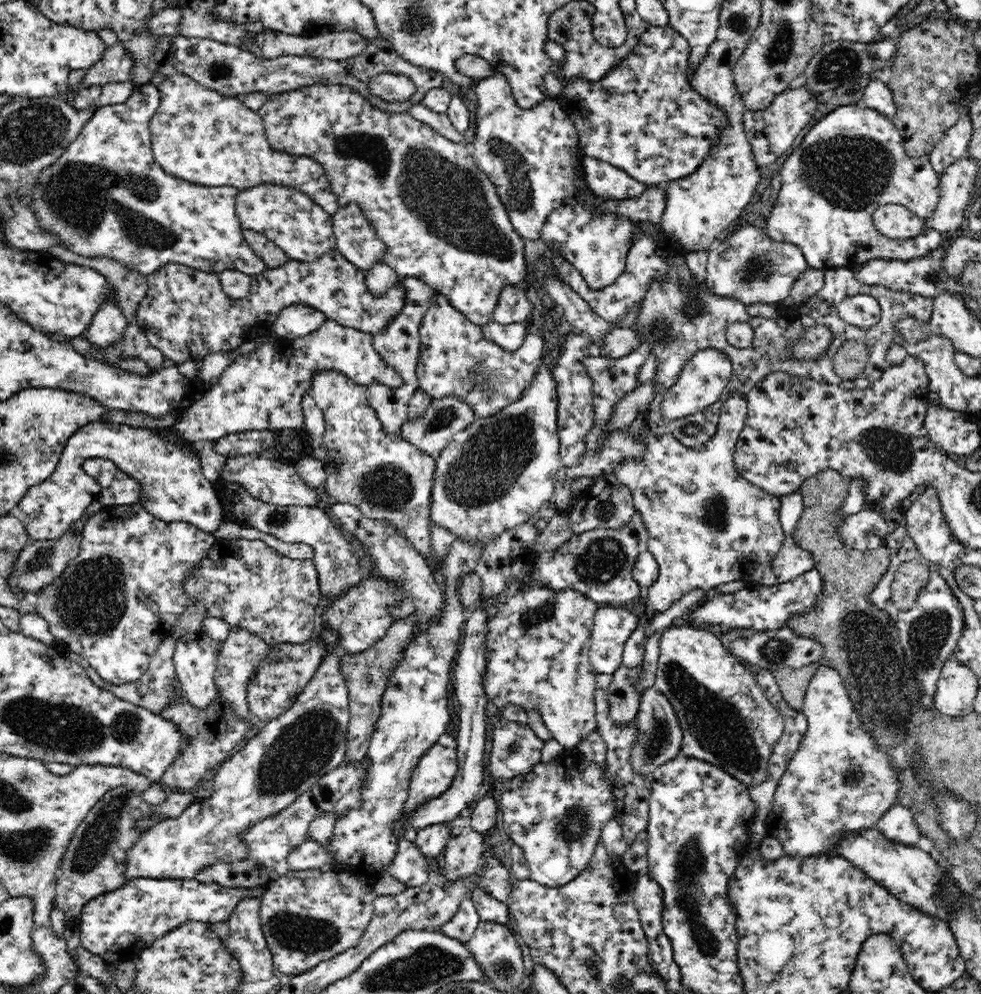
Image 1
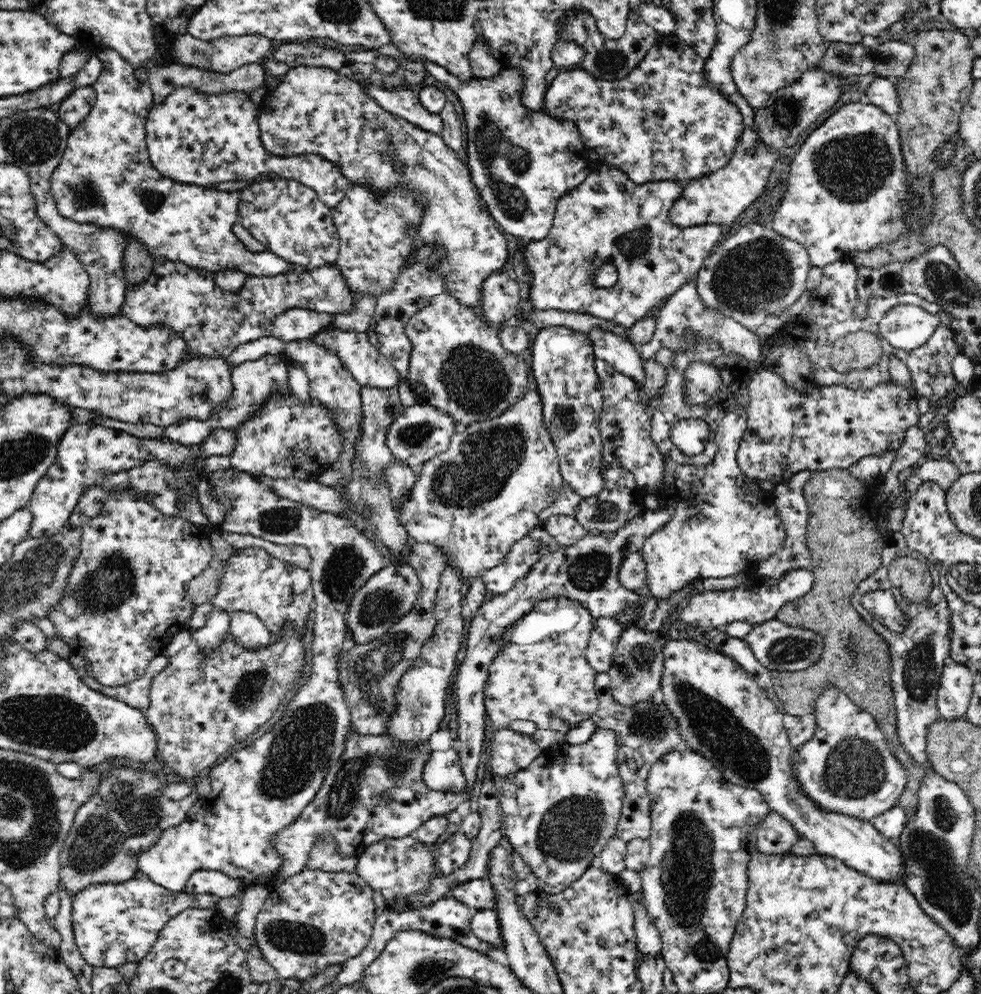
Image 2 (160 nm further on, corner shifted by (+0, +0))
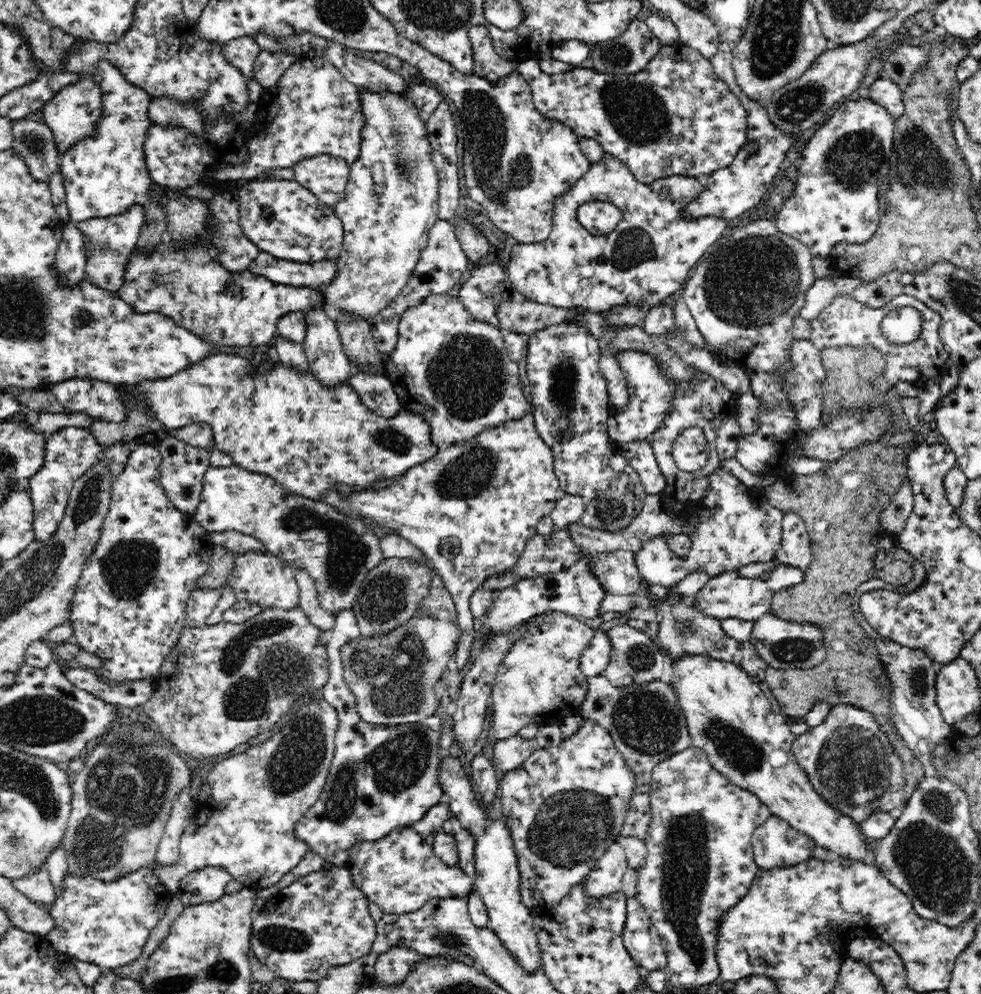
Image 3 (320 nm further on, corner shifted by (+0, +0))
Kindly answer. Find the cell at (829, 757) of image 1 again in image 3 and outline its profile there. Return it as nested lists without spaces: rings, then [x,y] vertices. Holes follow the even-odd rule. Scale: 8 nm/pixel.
[[[851,704],[831,705],[822,724],[798,734],[790,744],[795,761],[806,772],[816,792],[859,824],[871,814],[894,809],[906,784],[903,762],[880,726],[867,710]]]

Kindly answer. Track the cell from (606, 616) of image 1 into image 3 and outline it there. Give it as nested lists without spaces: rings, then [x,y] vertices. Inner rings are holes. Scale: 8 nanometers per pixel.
[[[597,629],[593,637],[586,650],[582,651],[579,664],[579,668],[588,678],[603,674],[613,650],[608,632]]]

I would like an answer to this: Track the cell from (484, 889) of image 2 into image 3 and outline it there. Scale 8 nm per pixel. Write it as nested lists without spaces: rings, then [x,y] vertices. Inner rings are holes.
[[[411,826],[397,828],[376,841],[364,840],[350,852],[349,860],[344,867],[349,870],[353,884],[366,895],[369,902],[376,903],[384,913],[415,912],[434,897],[459,897],[464,899],[474,891],[473,878],[466,875],[458,867],[448,867],[434,855],[432,845],[424,842],[424,837]]]

